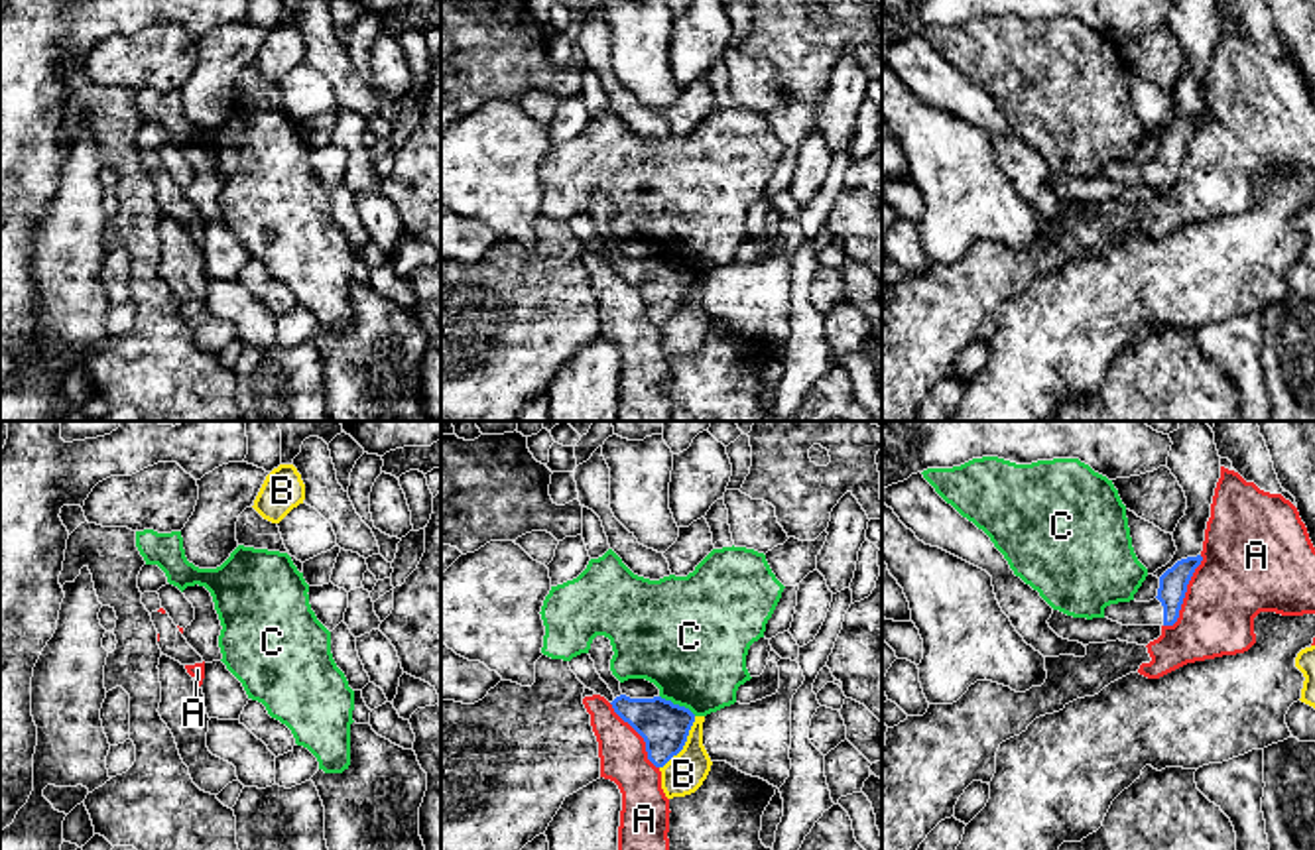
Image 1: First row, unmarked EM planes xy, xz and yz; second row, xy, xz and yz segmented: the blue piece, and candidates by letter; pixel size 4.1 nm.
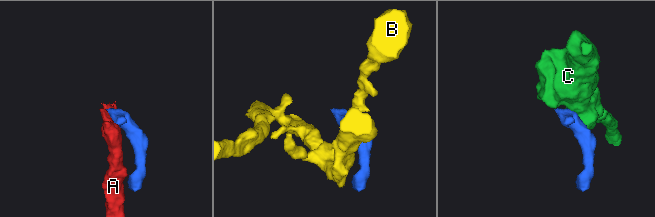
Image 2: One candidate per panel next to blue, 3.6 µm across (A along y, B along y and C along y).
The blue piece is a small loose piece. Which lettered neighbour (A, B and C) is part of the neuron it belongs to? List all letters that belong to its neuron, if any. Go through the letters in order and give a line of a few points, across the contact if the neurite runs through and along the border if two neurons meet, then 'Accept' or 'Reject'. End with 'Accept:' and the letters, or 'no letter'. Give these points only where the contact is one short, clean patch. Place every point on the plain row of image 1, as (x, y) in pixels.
A: Reject
B: Reject
C: Reject
Accept: no letter

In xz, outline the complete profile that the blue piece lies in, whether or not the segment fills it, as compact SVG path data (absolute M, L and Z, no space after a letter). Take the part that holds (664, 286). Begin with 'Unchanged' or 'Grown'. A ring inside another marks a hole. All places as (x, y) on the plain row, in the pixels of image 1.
Grown. M596 195L591 203L589 214L595 220L596 232L614 254L614 260L610 262L614 272L644 297L648 319L656 327L663 327L683 309L695 281L695 273L661 256L626 256L620 250L620 240L610 230L614 211L608 197Z

